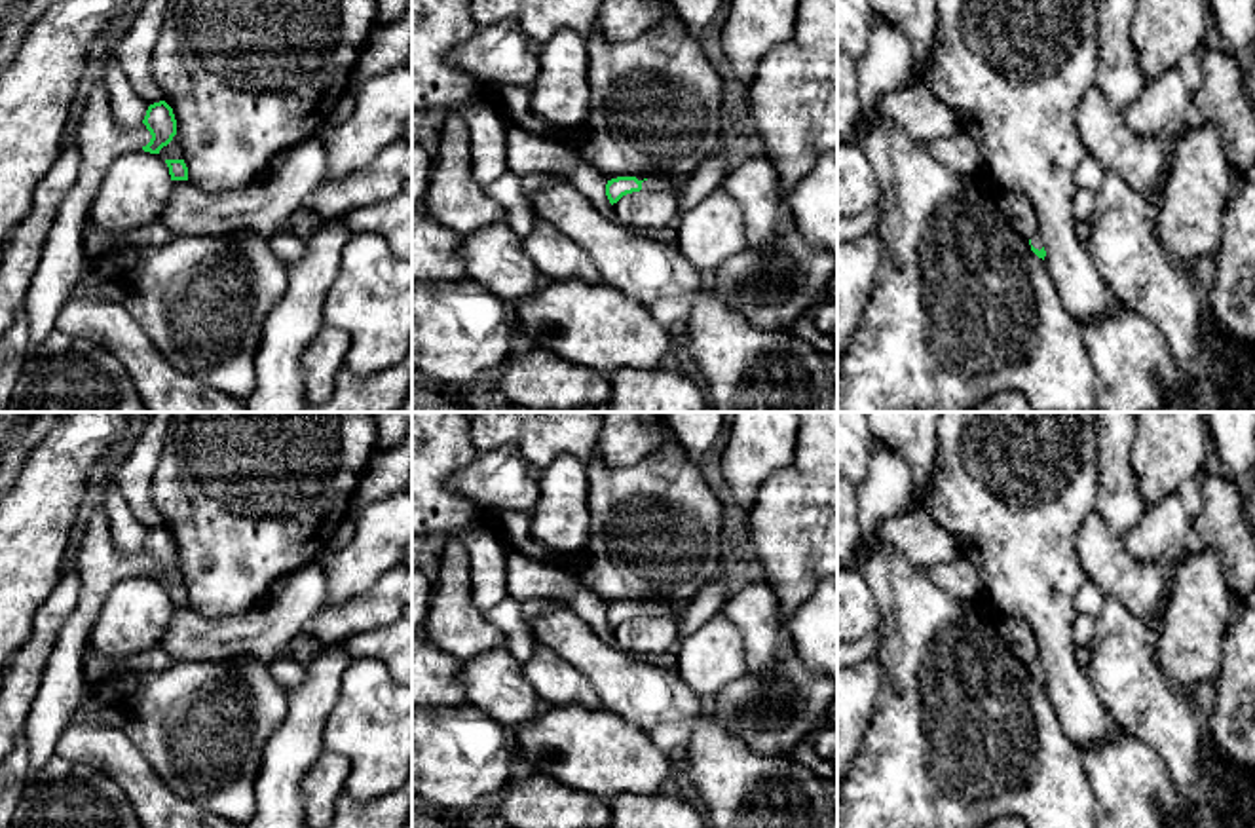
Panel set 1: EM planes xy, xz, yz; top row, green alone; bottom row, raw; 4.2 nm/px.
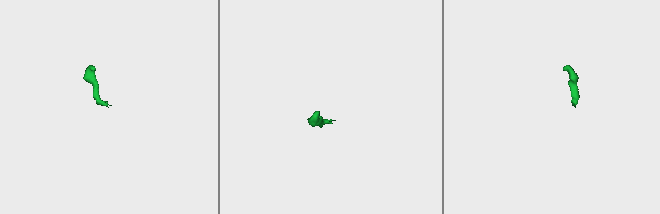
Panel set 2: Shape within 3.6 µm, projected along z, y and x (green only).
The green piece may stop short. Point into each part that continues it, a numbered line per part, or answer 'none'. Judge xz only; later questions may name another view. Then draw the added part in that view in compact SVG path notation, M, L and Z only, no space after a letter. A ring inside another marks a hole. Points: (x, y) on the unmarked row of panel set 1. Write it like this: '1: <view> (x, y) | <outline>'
1: xz (654, 610) | M655 602L642 608L642 615L649 617L674 617L680 619L682 615L672 613L666 606L659 606Z

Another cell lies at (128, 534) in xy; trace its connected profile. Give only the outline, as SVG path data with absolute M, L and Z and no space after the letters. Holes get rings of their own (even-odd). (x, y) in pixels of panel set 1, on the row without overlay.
M110 479L104 484L104 498L108 528L118 551L122 551L123 555L140 551L150 530L135 518L118 488L116 479Z

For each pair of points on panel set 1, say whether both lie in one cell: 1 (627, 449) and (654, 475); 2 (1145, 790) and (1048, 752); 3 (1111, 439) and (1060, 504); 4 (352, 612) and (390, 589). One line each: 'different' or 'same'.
1: different
2: different
3: different
4: same

